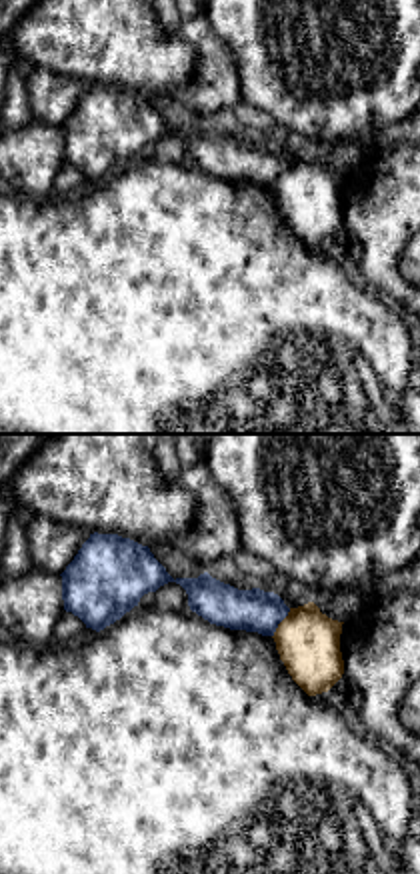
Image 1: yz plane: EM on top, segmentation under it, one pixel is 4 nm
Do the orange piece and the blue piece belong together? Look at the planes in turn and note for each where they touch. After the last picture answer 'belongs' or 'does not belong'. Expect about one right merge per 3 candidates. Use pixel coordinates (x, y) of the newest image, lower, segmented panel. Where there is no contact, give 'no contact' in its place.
meets orange at (280, 622)

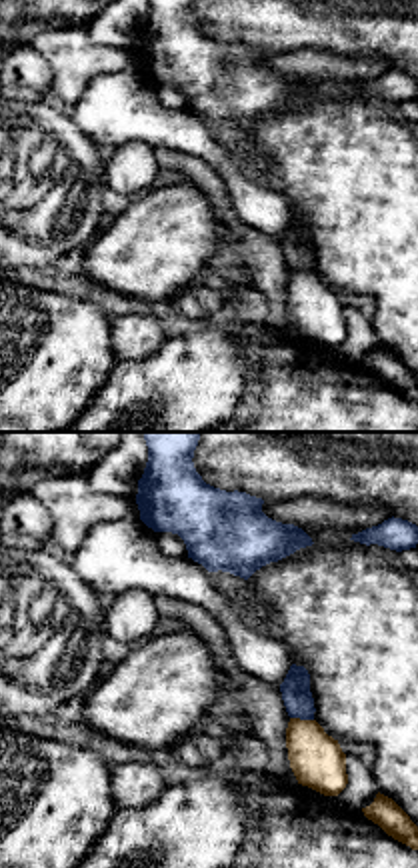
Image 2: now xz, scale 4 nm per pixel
meets orange at (302, 720)

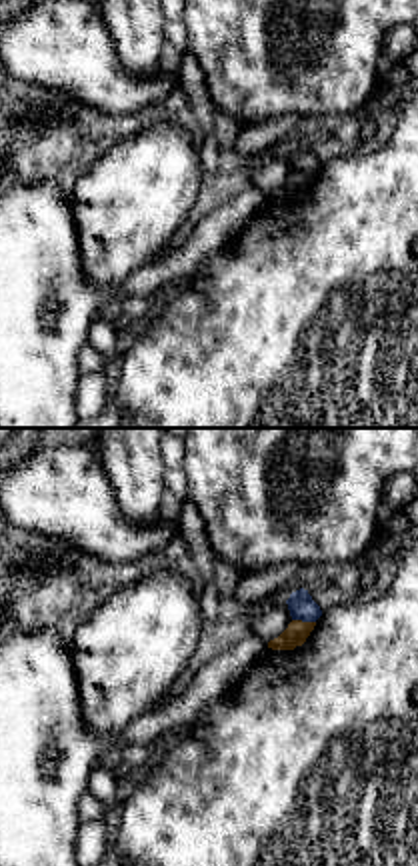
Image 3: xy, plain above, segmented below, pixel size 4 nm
meets orange at (304, 622)

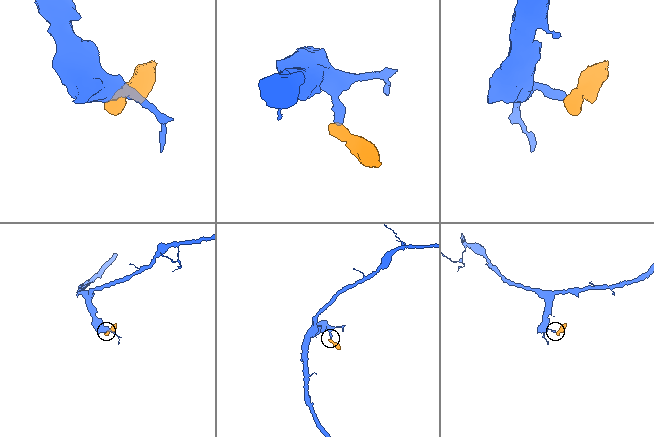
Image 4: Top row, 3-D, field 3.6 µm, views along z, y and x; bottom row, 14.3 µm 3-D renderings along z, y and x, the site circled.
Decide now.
does not belong

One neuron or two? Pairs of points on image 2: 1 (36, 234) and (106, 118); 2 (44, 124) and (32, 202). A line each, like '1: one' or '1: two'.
1: two
2: one

